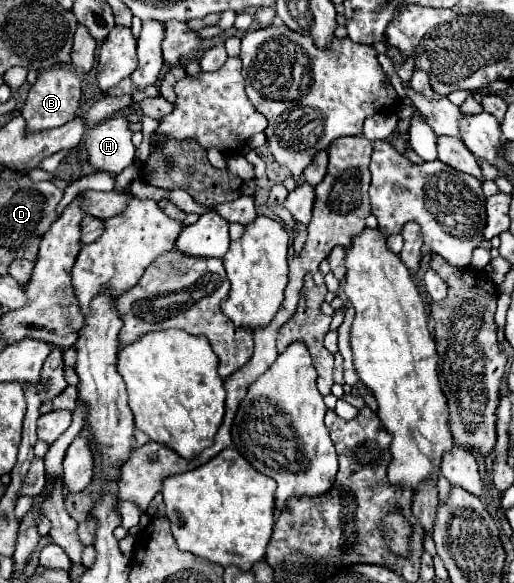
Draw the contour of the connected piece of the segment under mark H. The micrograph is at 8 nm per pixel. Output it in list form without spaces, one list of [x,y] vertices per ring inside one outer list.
[[[128,109],[118,111],[88,131],[84,147],[88,151],[90,163],[96,169],[118,175],[124,167],[134,163],[134,131],[130,129],[126,113]]]

